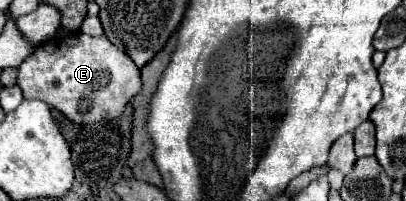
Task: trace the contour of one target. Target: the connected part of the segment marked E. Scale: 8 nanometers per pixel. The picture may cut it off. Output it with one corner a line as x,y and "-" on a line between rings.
76,31
70,37
54,37
36,47
18,67
18,87
24,99
40,99
62,111
72,123
88,125
120,117
128,101
142,89
142,81
134,61
114,43
110,45
108,37
88,37

